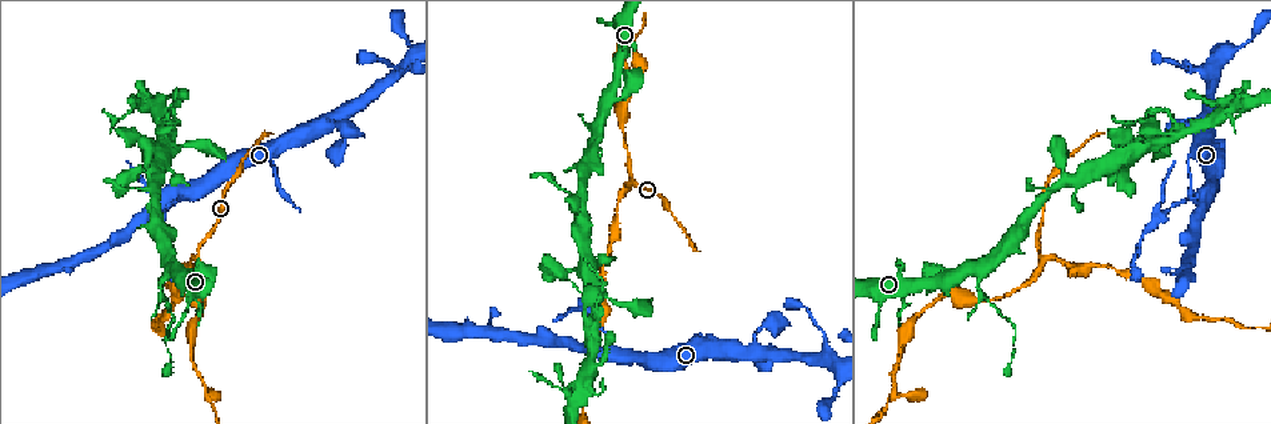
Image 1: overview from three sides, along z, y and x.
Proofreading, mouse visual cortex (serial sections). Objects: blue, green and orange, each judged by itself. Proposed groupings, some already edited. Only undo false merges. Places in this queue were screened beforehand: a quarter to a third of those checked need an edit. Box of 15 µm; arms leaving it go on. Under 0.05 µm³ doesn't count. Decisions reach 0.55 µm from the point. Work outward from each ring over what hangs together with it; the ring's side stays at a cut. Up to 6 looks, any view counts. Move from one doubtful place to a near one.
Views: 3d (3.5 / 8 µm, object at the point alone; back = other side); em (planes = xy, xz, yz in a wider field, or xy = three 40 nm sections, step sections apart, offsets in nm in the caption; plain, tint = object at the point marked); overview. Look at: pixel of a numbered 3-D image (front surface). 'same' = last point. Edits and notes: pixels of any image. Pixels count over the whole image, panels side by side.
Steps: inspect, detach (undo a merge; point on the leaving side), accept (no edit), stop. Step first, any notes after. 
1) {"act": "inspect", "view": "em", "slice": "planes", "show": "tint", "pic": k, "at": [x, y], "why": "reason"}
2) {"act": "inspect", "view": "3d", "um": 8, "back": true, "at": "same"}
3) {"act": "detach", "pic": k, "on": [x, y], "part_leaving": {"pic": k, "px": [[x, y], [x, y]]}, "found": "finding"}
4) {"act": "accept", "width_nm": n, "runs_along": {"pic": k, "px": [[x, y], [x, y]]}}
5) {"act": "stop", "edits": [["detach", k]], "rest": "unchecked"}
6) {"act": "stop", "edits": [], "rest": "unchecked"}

{"act": "inspect", "view": "3d", "um": 8, "pic": 1, "at": [1041, 261], "why": "three arms meet"}

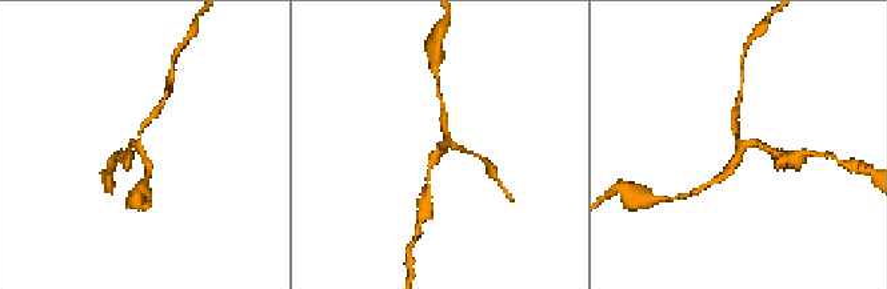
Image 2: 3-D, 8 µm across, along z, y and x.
{"act": "inspect", "view": "em", "slice": "planes", "show": "tint", "pic": 2, "at": [741, 144], "why": "shape alone is not enough"}

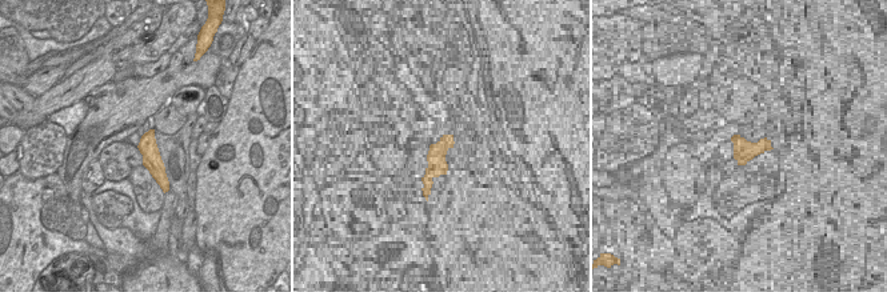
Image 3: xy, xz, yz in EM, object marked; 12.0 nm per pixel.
{"act": "accept", "arm_widths_nm": [150, 200, 200], "runs_along": {"pic": 3, "px": [[151, 134], [151, 159], [164, 180]]}, "found": "continuous, no second cell"}

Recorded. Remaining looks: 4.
{"act": "inspect", "view": "3d", "um": 3.5, "pic": 1, "at": [1198, 195]}

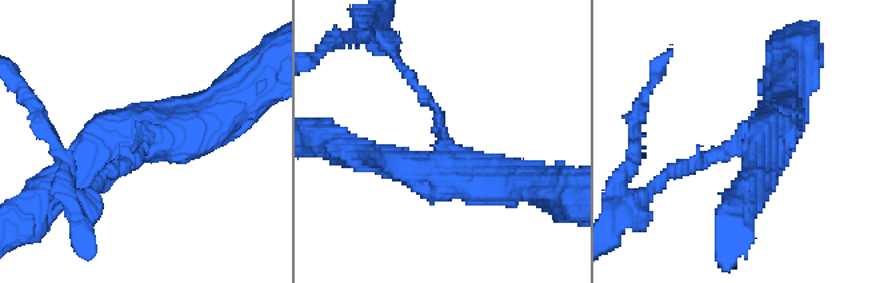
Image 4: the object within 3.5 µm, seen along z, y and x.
{"act": "inspect", "view": "em", "slice": "xy", "step": 5, "show": "tint", "pic": 4, "at": [444, 149], "why": "now the EM"}

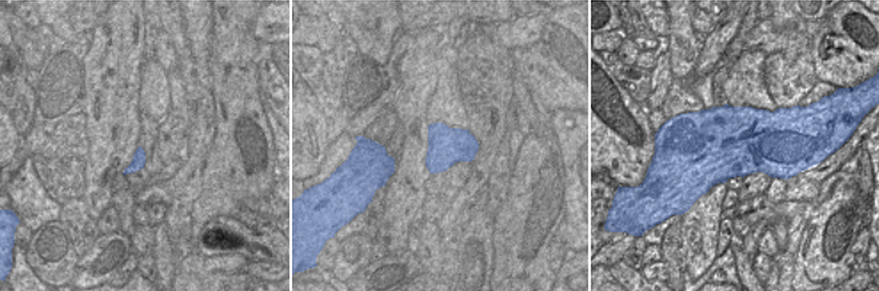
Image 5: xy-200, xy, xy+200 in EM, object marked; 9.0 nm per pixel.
{"act": "accept", "arms": 3, "arm_widths_nm": [150, 350, 500], "runs_along": {"pic": 4, "px": [[228, 112], [123, 138], [74, 178]]}, "found": "all the same cell"}

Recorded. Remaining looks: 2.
{"act": "inspect", "view": "3d", "um": 3.5, "pic": 1, "at": [588, 131], "why": "thick turns thin"}

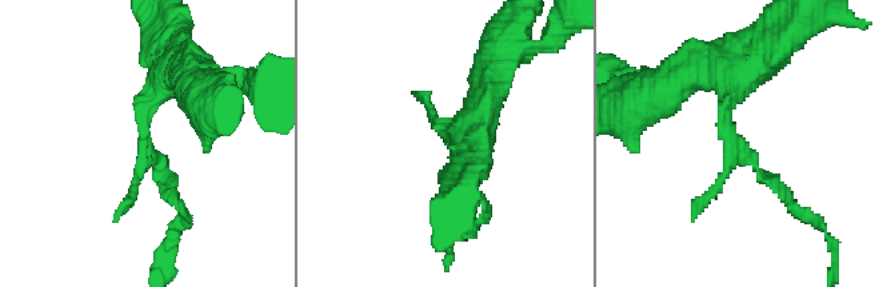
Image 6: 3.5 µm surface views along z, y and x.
{"act": "inspect", "view": "em", "slice": "xy", "step": 1, "show": "tint", "pic": 6, "at": [148, 145]}

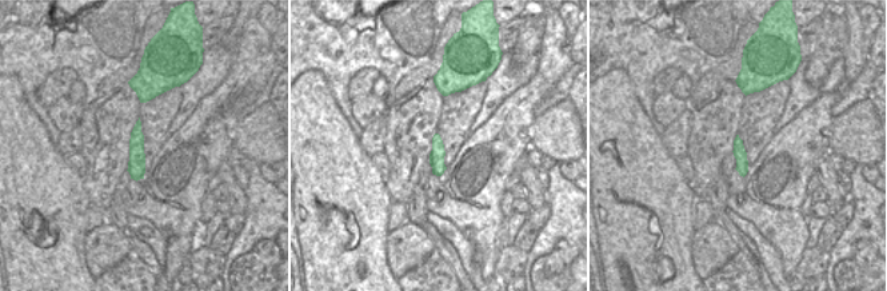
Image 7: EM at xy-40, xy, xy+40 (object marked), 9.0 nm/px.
{"act": "detach", "pic": 6, "on": [139, 167], "part_leaving": {"pic": 6, "px": [[146, 120], [146, 144], [183, 210]]}, "found": "a second cell is stuck on"}

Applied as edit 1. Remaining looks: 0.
{"act": "stop", "edits": [["detach", 6]], "rest": "unchecked"}

